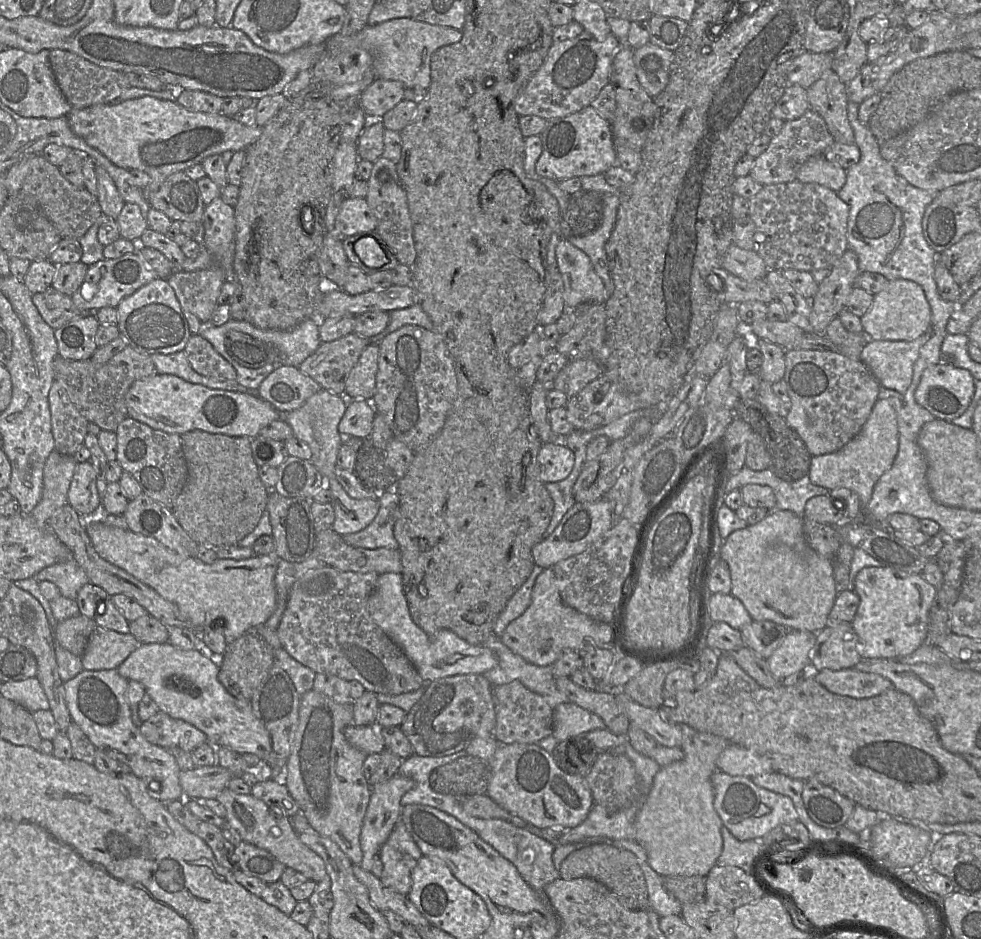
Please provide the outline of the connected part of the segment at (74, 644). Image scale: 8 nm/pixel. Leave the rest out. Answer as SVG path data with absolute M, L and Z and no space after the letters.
M79 614L57 623L53 631L54 641L75 656L81 657L96 627L98 625L93 618Z

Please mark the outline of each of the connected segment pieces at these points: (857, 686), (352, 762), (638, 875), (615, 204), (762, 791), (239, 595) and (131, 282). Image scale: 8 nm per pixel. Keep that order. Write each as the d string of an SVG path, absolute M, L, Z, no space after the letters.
M855 668L812 672L815 680L834 694L856 699L871 698L893 688L890 680Z
M314 690L304 694L282 784L287 787L310 826L336 843L354 865L360 865L363 859L360 834L372 787L363 774L368 754L353 747L344 735L345 728L353 726L352 721L352 704L336 703Z
M592 843L570 853L558 869L560 878L564 880L588 877L599 881L627 909L648 909L648 890L643 872L635 855L627 850L606 843Z
M538 174L534 179L542 182L549 192L557 199L562 212L560 236L589 256L595 272L605 284L609 297L614 291L614 284L609 269L605 245L615 226L620 205L619 192L604 194L596 191L581 190L570 195L564 192L559 187L558 181L554 179L542 177Z
M715 771L711 777L714 808L723 825L740 841L761 840L775 827L798 821L793 801L784 795L755 785L750 778L733 777Z
M101 513L96 518L87 519L85 531L101 558L125 570L153 588L164 599L176 604L181 615L194 625L211 628L217 626L220 618L223 619L224 636L228 643L265 623L277 607L275 575L278 560L281 559L275 555L253 555L245 560L216 559L213 563L204 563L196 557L179 555L154 538L106 525L101 521Z
M137 252L115 259L102 259L88 267L84 282L71 298L74 305L81 310L97 311L103 307L116 308L125 297L157 278L156 272L146 265Z

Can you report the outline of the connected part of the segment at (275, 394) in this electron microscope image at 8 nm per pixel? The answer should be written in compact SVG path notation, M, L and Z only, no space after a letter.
M277 366L257 389L257 395L269 402L279 413L287 414L299 409L310 397L318 393L322 387L310 376L302 373L299 367Z

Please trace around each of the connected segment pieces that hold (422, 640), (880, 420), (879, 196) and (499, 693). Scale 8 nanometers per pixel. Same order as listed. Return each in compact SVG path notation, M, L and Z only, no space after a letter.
M383 573L378 576L375 590L368 600L368 611L371 619L405 653L425 683L448 676L484 674L498 664L496 654L485 646L469 644L448 629L429 636L418 627L410 615L401 574Z
M878 399L861 431L840 450L811 459L808 477L810 481L828 490L847 488L853 490L865 508L871 500L879 478L888 471L899 449L897 415L889 399Z
M848 101L848 119L861 155L856 164L846 169L846 182L837 195L849 206L847 241L857 256L859 271L882 274L889 281L906 279L916 282L923 288L931 308L930 337L920 348L910 384L910 388L916 390L927 367L942 361L951 363L950 356L942 353L941 345L949 334L945 324L957 305L943 299L937 290L934 271L938 254L928 245L922 230L926 207L939 191L917 188L896 172L881 156L879 142L858 117L858 104L851 101Z
M520 681L494 686L496 725L493 736L499 743L536 744L552 734L554 708L539 694L526 688Z

